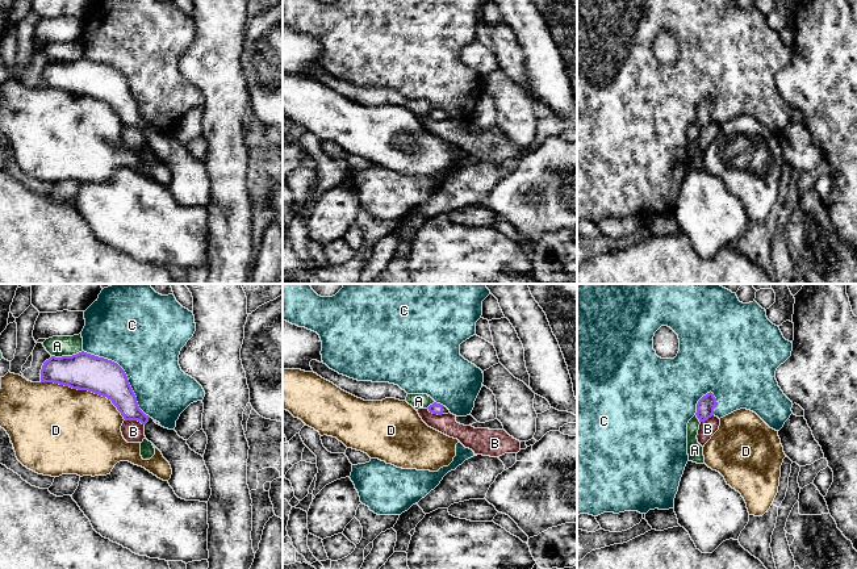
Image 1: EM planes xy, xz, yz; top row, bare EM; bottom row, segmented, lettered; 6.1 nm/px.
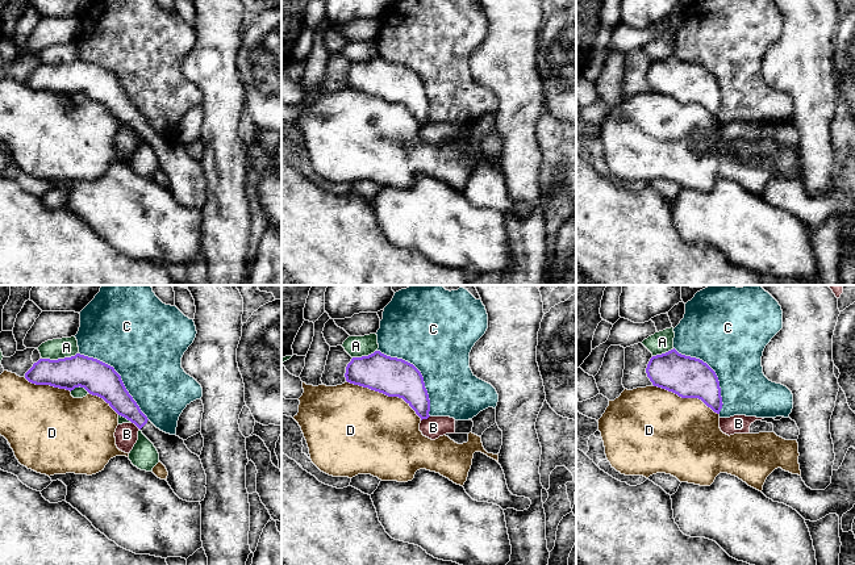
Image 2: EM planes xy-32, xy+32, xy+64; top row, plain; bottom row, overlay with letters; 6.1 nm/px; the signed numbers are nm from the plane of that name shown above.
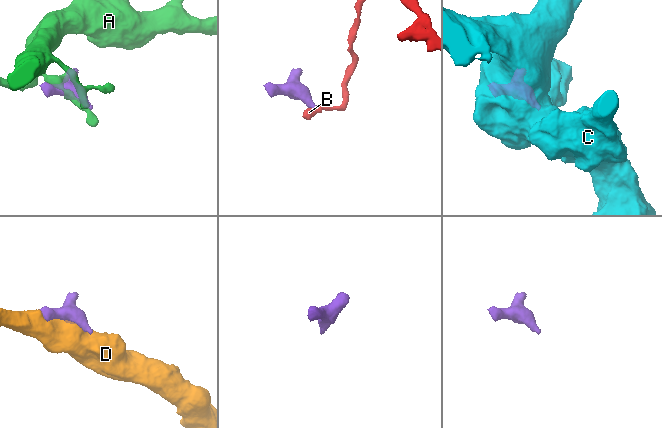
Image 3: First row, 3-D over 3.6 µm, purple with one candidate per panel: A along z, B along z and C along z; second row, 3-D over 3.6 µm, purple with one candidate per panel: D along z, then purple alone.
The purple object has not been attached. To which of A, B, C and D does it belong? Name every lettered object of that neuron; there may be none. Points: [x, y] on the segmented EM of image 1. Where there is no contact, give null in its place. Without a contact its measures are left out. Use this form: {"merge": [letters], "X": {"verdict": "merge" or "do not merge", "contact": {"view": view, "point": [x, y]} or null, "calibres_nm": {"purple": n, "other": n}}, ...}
{"merge": [], "A": {"verdict": "do not merge", "contact": {"view": "xy", "point": [66, 356]}, "calibres_nm": {"purple": 220, "other": 130}}, "B": {"verdict": "do not merge", "contact": {"view": "xy", "point": [134, 419]}, "calibres_nm": {"purple": 180, "other": 140}}, "C": {"verdict": "do not merge", "contact": {"view": "xy", "point": [125, 375]}, "calibres_nm": {"purple": 220, "other": 460}}, "D": {"verdict": "do not merge", "contact": {"view": "xy", "point": [86, 389]}, "calibres_nm": {"purple": 220, "other": 480}}}

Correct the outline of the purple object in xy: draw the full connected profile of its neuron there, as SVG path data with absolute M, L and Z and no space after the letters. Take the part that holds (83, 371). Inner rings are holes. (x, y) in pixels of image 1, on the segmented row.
M84 351L72 356L51 356L42 365L41 382L88 390L110 399L125 421L138 421L145 426L146 439L171 465L168 484L175 494L185 501L209 501L210 474L204 457L192 451L175 430L156 424L139 409L127 376L117 363Z

